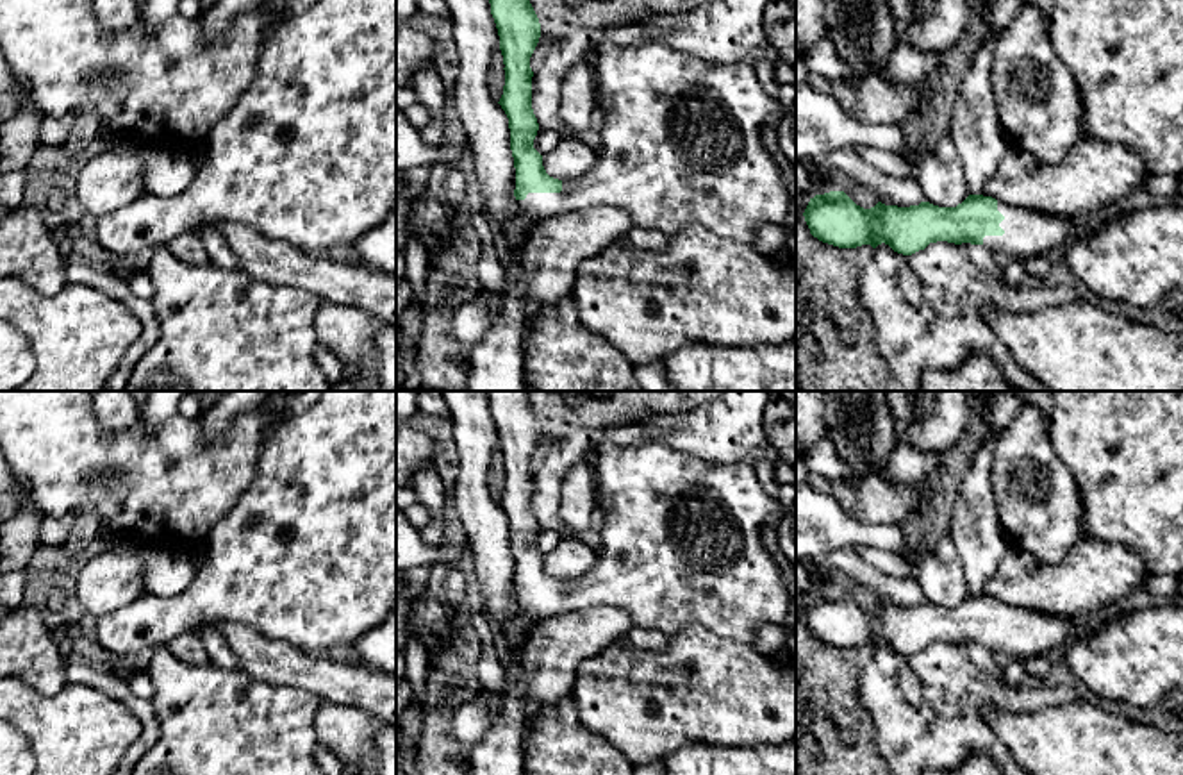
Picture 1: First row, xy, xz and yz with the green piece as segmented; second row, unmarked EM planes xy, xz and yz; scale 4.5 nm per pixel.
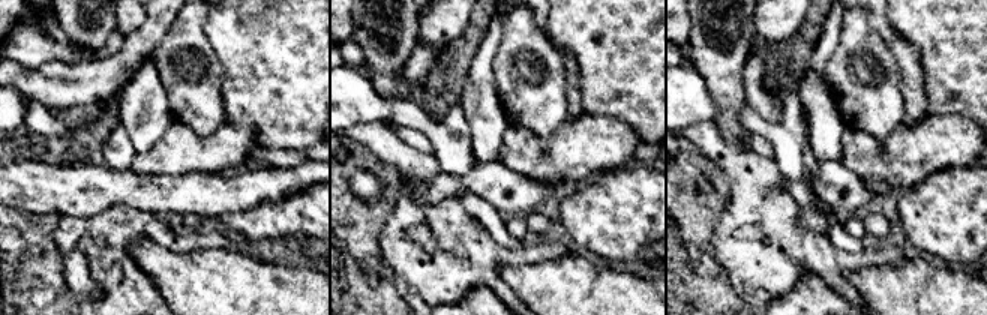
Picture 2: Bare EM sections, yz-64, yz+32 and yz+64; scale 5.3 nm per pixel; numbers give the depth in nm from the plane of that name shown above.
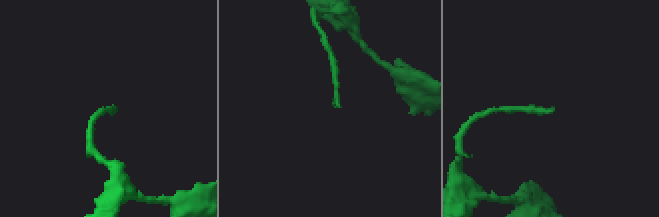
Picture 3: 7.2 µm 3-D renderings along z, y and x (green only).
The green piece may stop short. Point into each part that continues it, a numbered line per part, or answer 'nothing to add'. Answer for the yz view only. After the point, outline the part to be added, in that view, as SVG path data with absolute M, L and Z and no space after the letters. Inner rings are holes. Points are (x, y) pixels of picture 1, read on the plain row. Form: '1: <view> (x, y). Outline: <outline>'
1: yz (1026, 633). Outline: M997 602L997 611L1005 616L999 627L1003 636L985 636L983 646L1001 659L1028 659L1033 655L1047 655L1060 645L1101 630L1117 618L1117 609L1110 607L1088 620L1067 620L1062 616L1042 614L1022 607L1012 607Z

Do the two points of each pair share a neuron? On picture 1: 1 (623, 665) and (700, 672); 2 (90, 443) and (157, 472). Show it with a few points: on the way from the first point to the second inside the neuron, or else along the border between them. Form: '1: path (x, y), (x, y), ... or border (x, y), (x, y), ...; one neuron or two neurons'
1: path (643, 677), (680, 677); one neuron
2: path (106, 459), (141, 472); one neuron

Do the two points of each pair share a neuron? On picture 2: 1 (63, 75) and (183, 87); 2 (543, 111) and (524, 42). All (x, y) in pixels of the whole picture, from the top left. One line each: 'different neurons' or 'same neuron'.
1: different neurons
2: same neuron

